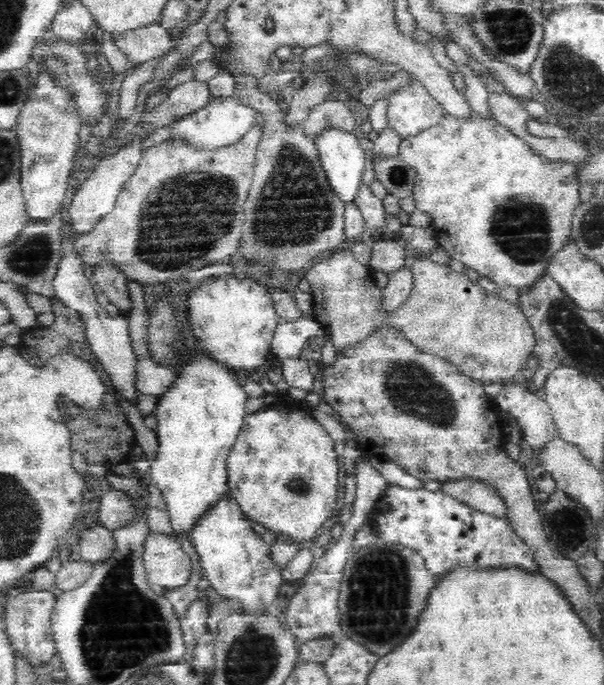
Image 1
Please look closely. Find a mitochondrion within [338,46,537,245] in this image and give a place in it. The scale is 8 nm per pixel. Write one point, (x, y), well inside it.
(401, 178)

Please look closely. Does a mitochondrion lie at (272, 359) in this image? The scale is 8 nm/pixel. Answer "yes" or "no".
no

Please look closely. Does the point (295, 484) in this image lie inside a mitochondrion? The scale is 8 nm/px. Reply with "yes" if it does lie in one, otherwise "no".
yes

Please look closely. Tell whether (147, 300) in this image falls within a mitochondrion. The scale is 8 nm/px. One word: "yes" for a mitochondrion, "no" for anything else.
no

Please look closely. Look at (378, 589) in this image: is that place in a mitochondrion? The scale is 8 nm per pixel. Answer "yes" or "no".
yes

